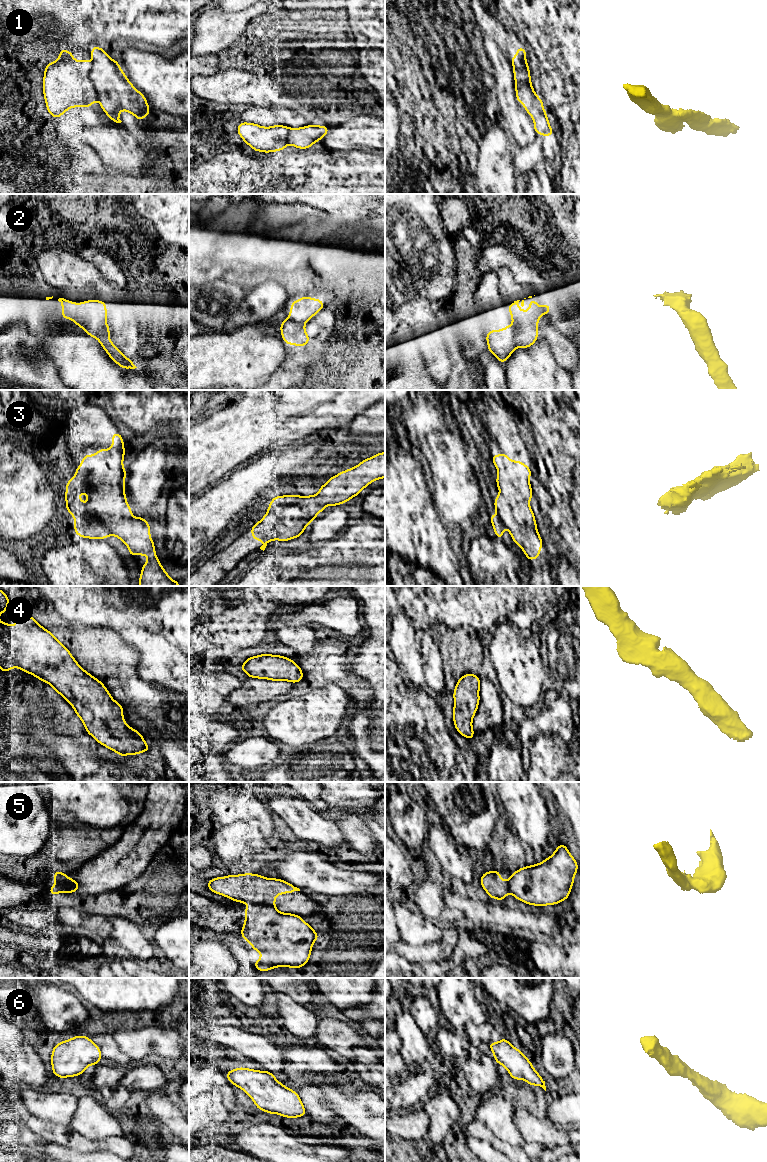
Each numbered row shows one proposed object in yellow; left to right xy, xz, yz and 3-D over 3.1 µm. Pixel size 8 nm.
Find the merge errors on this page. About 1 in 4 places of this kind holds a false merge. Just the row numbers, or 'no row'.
1, 2, 5

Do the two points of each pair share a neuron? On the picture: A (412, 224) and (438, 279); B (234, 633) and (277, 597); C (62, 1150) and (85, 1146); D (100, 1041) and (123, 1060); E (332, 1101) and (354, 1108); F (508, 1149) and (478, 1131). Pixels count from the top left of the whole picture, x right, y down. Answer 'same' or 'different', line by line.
A: same
B: same
C: different
D: same
E: same
F: same

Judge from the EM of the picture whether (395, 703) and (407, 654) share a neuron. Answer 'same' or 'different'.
different

